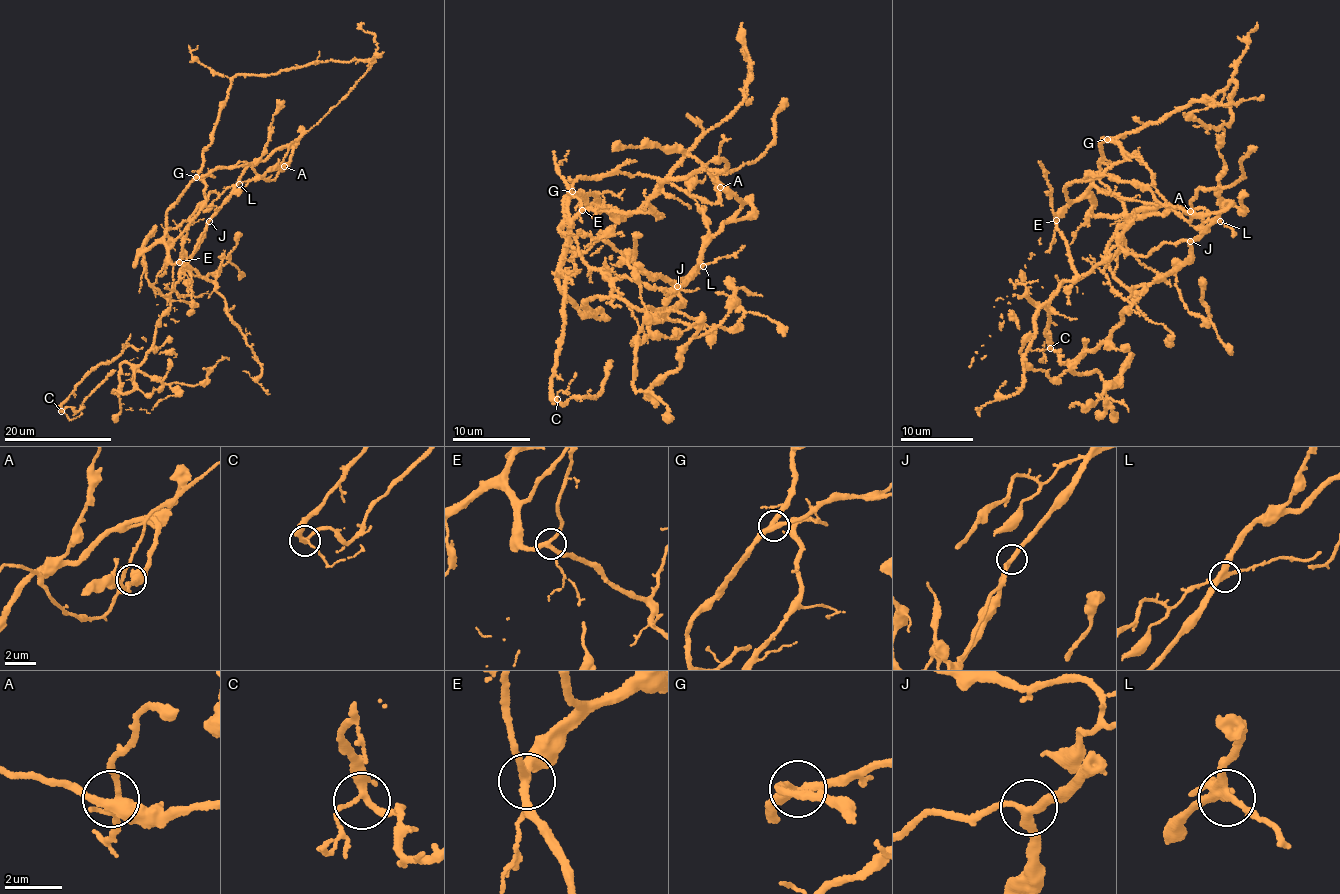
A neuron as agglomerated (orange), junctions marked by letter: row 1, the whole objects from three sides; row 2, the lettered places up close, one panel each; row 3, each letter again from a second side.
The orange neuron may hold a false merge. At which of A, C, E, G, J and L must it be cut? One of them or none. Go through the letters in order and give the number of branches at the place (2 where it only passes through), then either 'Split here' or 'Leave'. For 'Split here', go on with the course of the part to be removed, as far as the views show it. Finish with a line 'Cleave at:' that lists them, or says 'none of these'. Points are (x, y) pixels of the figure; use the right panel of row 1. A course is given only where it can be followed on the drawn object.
A: Branches: 4. Leave
C: Branches: 3. Leave
E: Branches: 4. Leave
G: Branches: 3. Leave
J: Branches: 3. Leave
L: Branches: 4. Leave
Cleave at: none of these

